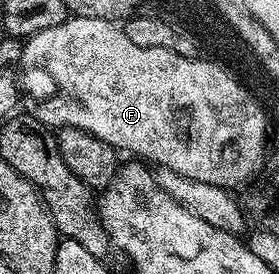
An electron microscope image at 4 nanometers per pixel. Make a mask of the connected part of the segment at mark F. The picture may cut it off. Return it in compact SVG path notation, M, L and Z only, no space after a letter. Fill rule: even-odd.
M68 16L67 20L61 22L57 27L49 27L45 31L37 31L31 37L22 42L23 54L19 57L21 66L21 89L35 100L35 106L29 109L30 116L35 117L45 127L66 127L68 129L80 129L89 135L101 139L107 145L112 145L117 151L123 149L135 159L142 159L144 162L152 163L158 168L168 168L183 175L185 179L196 180L197 183L213 184L217 183L217 165L221 169L237 171L239 167L247 167L249 163L249 147L247 143L261 143L263 137L263 117L260 117L259 109L253 104L252 99L247 97L243 89L239 89L234 81L228 77L228 73L223 73L223 69L217 68L218 62L215 59L209 61L199 61L198 56L186 57L177 55L177 51L169 51L165 47L137 47L137 43L129 40L129 35L114 21L105 19L89 19L88 17ZM35 69L40 69L47 77L35 77Z

